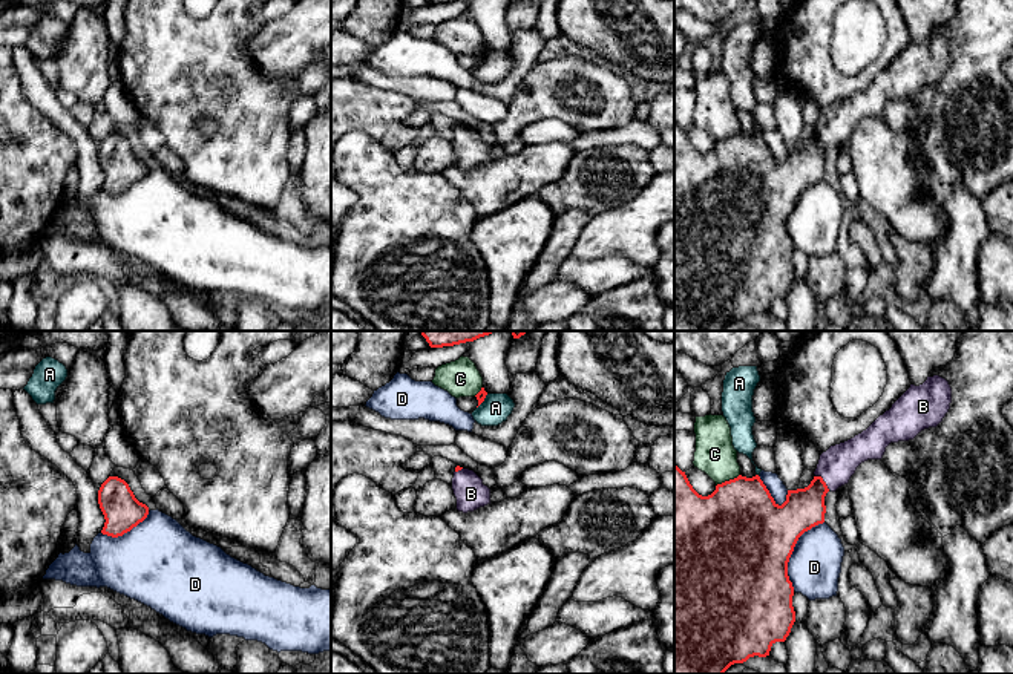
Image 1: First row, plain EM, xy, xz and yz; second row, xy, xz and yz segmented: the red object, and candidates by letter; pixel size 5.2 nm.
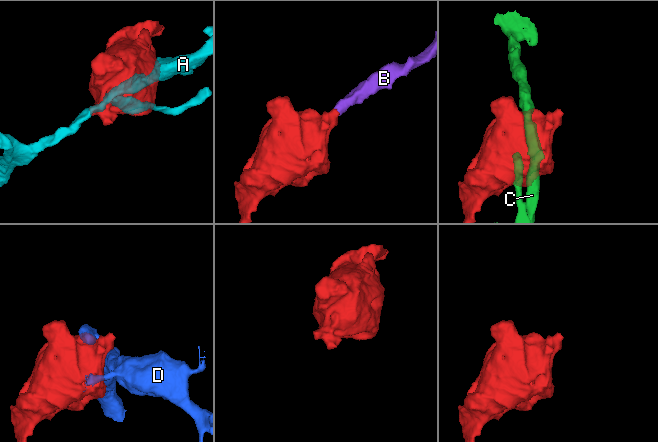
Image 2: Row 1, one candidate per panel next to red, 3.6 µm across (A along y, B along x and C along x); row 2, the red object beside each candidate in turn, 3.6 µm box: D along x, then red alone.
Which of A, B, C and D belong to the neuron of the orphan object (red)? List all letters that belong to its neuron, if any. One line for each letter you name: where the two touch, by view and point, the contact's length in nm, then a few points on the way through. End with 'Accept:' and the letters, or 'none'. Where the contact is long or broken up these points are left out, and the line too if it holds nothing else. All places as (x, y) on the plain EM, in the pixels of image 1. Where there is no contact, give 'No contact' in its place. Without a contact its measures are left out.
B: Touches red at yz (823, 138). Shared border 110 nm. Path across: yz (803, 166), (823, 138), (839, 120)
Accept: B

